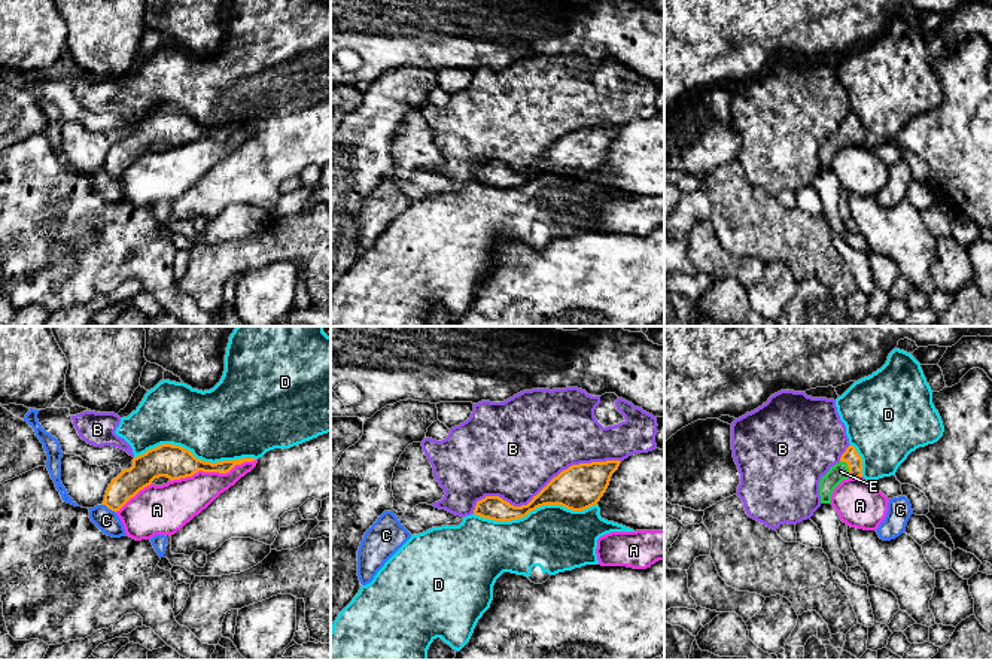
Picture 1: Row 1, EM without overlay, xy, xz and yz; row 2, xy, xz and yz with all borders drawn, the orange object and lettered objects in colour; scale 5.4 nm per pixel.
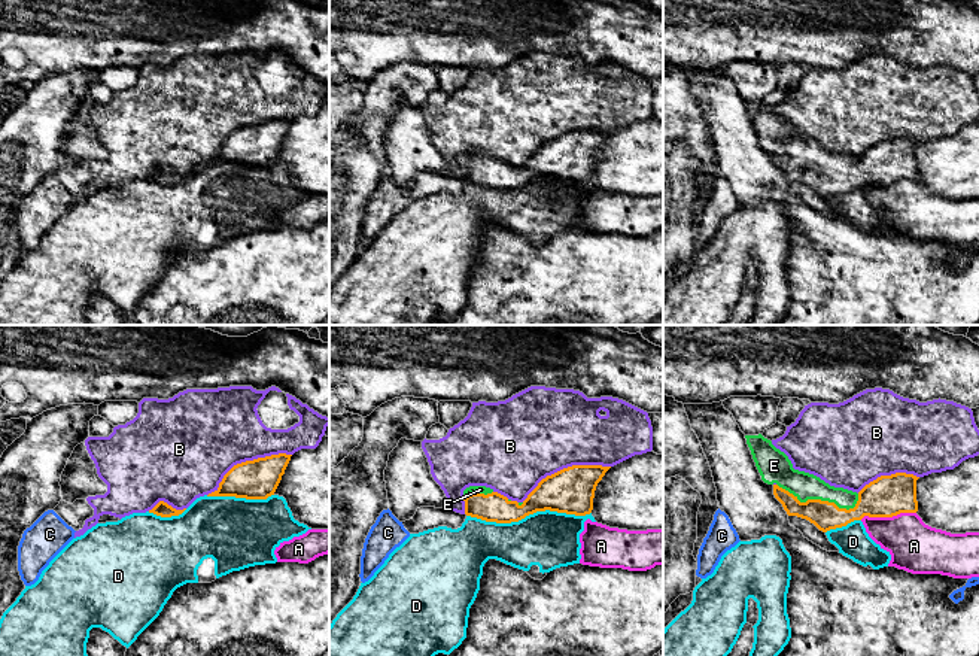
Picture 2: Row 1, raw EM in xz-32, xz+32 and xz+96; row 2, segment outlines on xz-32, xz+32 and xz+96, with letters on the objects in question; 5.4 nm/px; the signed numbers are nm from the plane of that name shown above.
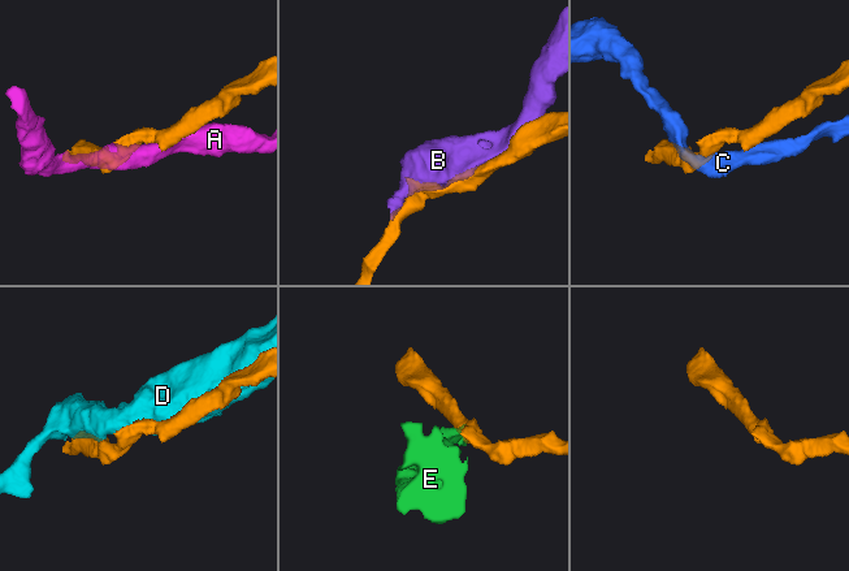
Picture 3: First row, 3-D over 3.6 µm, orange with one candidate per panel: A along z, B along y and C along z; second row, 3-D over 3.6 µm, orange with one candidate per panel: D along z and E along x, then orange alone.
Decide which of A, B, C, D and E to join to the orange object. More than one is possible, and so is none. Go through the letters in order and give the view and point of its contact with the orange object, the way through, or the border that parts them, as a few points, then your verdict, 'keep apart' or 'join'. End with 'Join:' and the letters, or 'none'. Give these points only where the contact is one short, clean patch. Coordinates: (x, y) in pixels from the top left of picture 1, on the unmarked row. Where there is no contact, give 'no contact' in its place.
A: xy (213, 137) | keep apart
B: xz (544, 154) | keep apart
C: xy (109, 175) | keep apart
D: xy (194, 122) | keep apart
E: yz (848, 133) | join
Join: E

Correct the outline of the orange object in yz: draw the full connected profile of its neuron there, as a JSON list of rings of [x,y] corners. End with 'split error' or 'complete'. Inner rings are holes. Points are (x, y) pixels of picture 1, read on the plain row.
[[[849,112],[840,128],[831,133],[819,147],[821,170],[831,170],[831,161],[843,146],[859,143],[862,143],[862,125],[856,115]]] | split error

